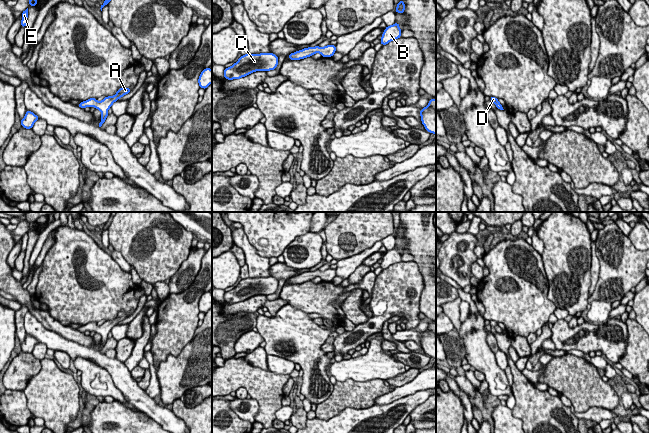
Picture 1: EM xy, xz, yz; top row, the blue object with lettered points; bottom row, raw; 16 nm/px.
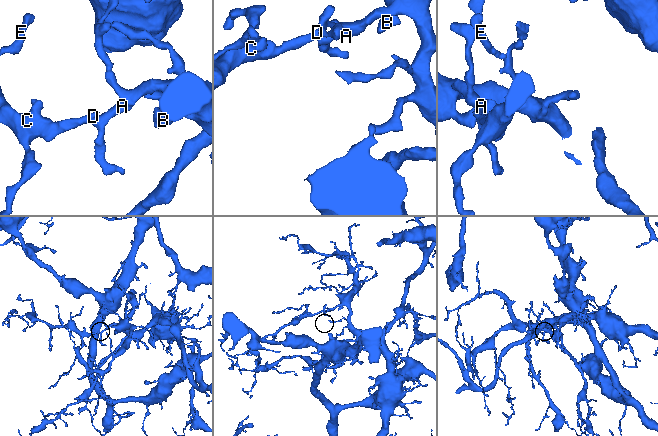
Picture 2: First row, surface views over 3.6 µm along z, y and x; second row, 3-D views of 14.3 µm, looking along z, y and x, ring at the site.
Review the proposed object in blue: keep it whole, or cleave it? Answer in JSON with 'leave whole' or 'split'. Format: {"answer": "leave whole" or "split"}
{"answer": "leave whole"}

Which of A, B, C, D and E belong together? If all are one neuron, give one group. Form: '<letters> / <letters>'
A B C D E

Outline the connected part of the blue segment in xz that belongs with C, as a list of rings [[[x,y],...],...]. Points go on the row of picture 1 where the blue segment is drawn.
[[[273,53],[246,54],[232,66],[225,68],[224,78],[228,80],[240,79],[255,71],[270,71],[276,69],[278,56]]]

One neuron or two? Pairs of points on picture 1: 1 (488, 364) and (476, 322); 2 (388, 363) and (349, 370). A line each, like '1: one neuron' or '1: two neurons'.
1: one neuron
2: one neuron

